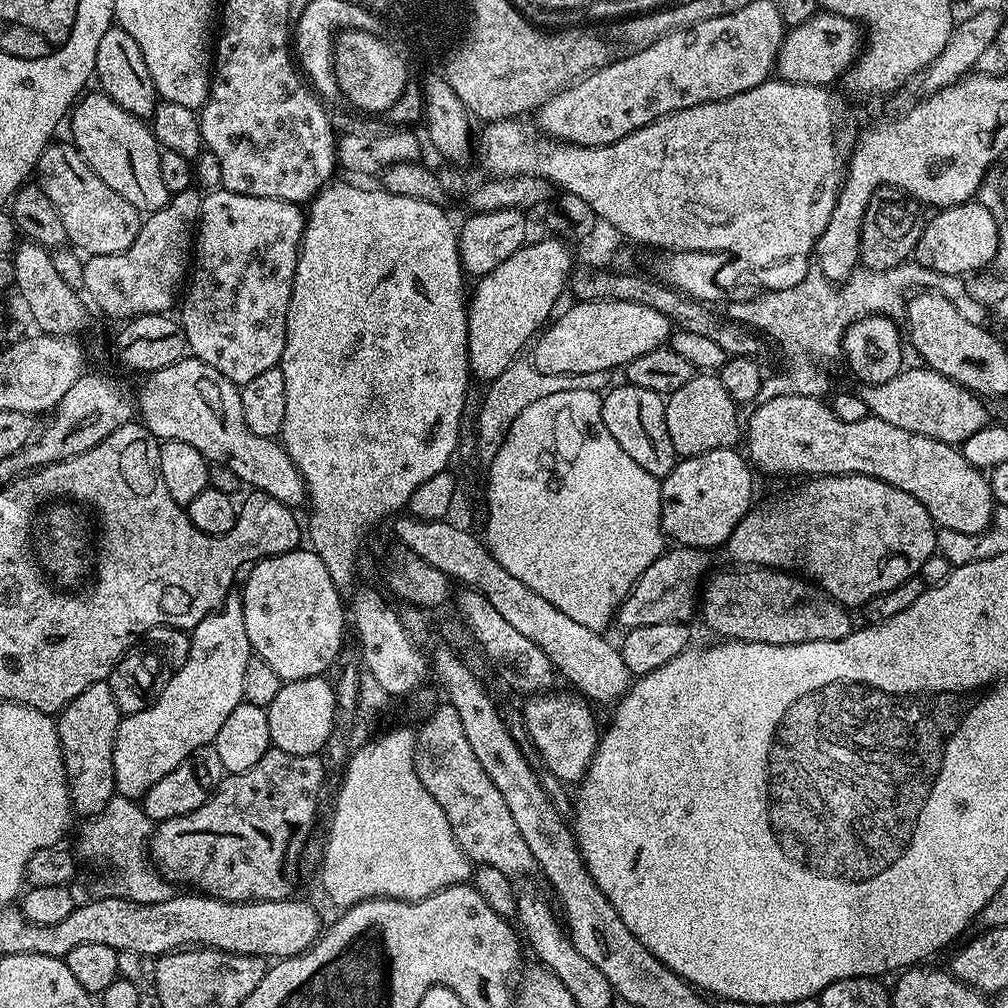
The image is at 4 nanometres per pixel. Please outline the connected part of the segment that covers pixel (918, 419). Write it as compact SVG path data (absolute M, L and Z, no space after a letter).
M923 366L905 367L894 378L890 378L890 382L861 387L859 394L866 402L869 413L882 418L882 422L890 422L890 426L902 426L902 430L910 430L914 434L929 436L953 446L963 445L970 434L978 434L978 430L990 423L989 405L981 397L932 368Z

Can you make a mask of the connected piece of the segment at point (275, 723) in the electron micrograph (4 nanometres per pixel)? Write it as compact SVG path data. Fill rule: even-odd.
M315 676L281 683L278 698L270 702L266 711L270 722L271 747L295 756L315 756L334 736L332 727L336 724L338 709L333 681Z

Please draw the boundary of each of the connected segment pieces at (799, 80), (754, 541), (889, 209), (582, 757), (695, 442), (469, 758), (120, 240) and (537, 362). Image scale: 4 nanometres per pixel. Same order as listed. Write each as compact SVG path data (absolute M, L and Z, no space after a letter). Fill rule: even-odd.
M817 11L811 20L802 22L796 27L789 27L784 34L784 41L780 47L780 53L776 59L775 71L779 79L789 80L791 84L819 84L832 86L839 81L844 73L852 67L857 56L862 51L862 28L855 20L839 16L833 12Z
M862 474L818 476L804 482L801 488L794 489L785 500L772 500L769 504L758 508L749 510L738 522L734 534L730 534L726 551L728 551L729 558L733 560L731 563L736 566L751 566L752 568L799 570L809 581L815 582L821 591L848 610L859 609L870 598L874 598L874 594L883 594L886 590L894 590L894 586L898 586L898 582L906 582L911 576L917 575L922 562L926 562L926 558L930 558L936 552L938 525L926 510L926 506L922 506L922 502L918 502L918 498L906 494L906 490L898 490L898 486L890 486L873 476L863 476Z
M880 188L870 198L860 231L859 263L870 270L890 270L915 253L926 223L921 205L900 188Z
M549 690L532 694L522 707L524 729L528 732L531 747L536 747L547 772L558 777L565 786L579 785L592 761L600 732L596 728L593 705L575 691L556 692Z
M693 374L690 382L678 390L667 393L664 409L666 410L666 430L670 434L670 442L674 442L677 457L697 456L706 454L710 450L736 448L742 440L742 416L739 416L736 401L726 394L726 386L722 386L719 375Z
M441 703L419 725L414 770L418 774L418 782L430 790L430 798L442 806L458 846L468 855L473 865L502 870L502 874L509 878L537 871L530 846L526 846L498 786L494 786L494 782L490 782L490 774L482 770L482 762L478 762L478 757L466 739L466 730L462 730L462 718L458 718L458 710L451 704Z
M49 142L42 150L36 163L35 183L54 202L54 210L58 210L58 218L62 218L62 226L66 226L68 244L87 254L118 255L125 251L136 238L142 223L142 214L122 194L114 194L94 170L81 158L80 151L71 143L56 144Z
M592 300L573 305L564 313L561 311L535 337L530 362L542 374L580 375L620 370L634 358L642 358L642 354L650 354L650 350L665 347L674 332L673 321L666 314L638 302Z

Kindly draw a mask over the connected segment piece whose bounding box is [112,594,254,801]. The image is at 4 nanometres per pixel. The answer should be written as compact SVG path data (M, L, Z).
M228 595L216 611L191 629L190 635L190 658L186 658L186 666L169 675L160 697L146 710L124 716L116 731L112 782L119 795L132 801L143 798L150 786L170 774L182 758L212 744L226 718L244 699L242 677L246 674L246 662L250 662L254 653L250 638L246 638L243 595Z

